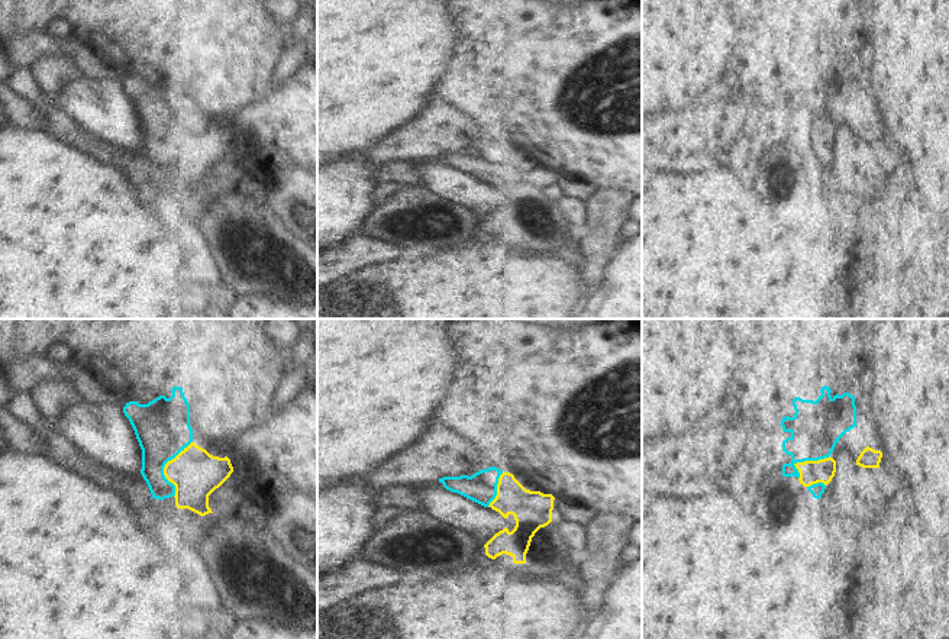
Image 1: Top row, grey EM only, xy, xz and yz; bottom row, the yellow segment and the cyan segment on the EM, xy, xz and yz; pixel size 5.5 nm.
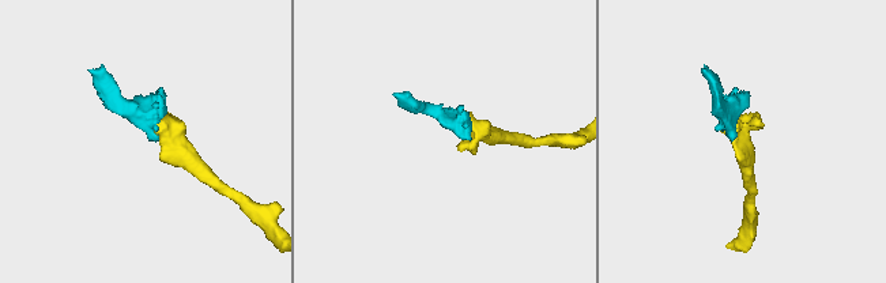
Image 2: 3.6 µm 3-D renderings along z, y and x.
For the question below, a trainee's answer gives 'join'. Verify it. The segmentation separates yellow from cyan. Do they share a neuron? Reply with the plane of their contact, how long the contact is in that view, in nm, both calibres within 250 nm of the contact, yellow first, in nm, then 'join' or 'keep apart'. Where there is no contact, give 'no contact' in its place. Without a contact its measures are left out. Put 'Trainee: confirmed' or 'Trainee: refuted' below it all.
contact in xy; length 320 nm; calibres 280 and 300 nm; join
Trainee: confirmed

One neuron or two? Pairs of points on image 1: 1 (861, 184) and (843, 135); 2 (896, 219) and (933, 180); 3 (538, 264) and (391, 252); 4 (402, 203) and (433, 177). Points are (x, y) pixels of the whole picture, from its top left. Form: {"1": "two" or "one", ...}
{"1": "one", "2": "two", "3": "two", "4": "two"}

